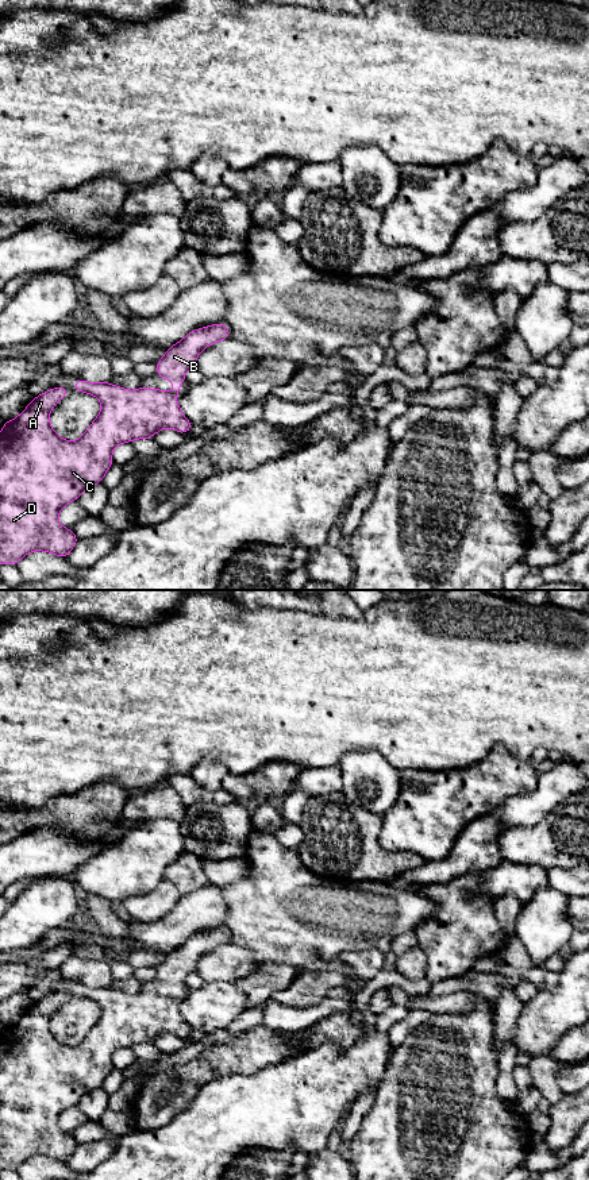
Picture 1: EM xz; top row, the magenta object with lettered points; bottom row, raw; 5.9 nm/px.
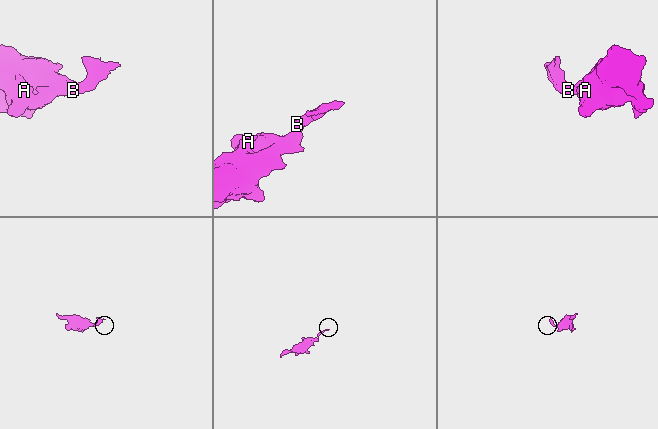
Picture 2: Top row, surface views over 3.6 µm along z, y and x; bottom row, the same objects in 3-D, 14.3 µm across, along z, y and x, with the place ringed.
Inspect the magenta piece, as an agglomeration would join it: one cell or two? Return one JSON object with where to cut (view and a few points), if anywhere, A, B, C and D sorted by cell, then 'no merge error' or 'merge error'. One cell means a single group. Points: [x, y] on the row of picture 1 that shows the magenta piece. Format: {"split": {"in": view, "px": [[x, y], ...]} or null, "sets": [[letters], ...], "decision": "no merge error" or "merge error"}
{"split": null, "sets": [["A", "B", "C", "D"]], "decision": "no merge error"}

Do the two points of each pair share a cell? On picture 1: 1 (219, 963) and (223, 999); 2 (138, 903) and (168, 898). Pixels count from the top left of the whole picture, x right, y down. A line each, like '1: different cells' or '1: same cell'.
1: different cells
2: same cell

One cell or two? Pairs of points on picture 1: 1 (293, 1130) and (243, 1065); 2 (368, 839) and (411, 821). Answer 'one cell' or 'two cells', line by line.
1: two cells
2: two cells

